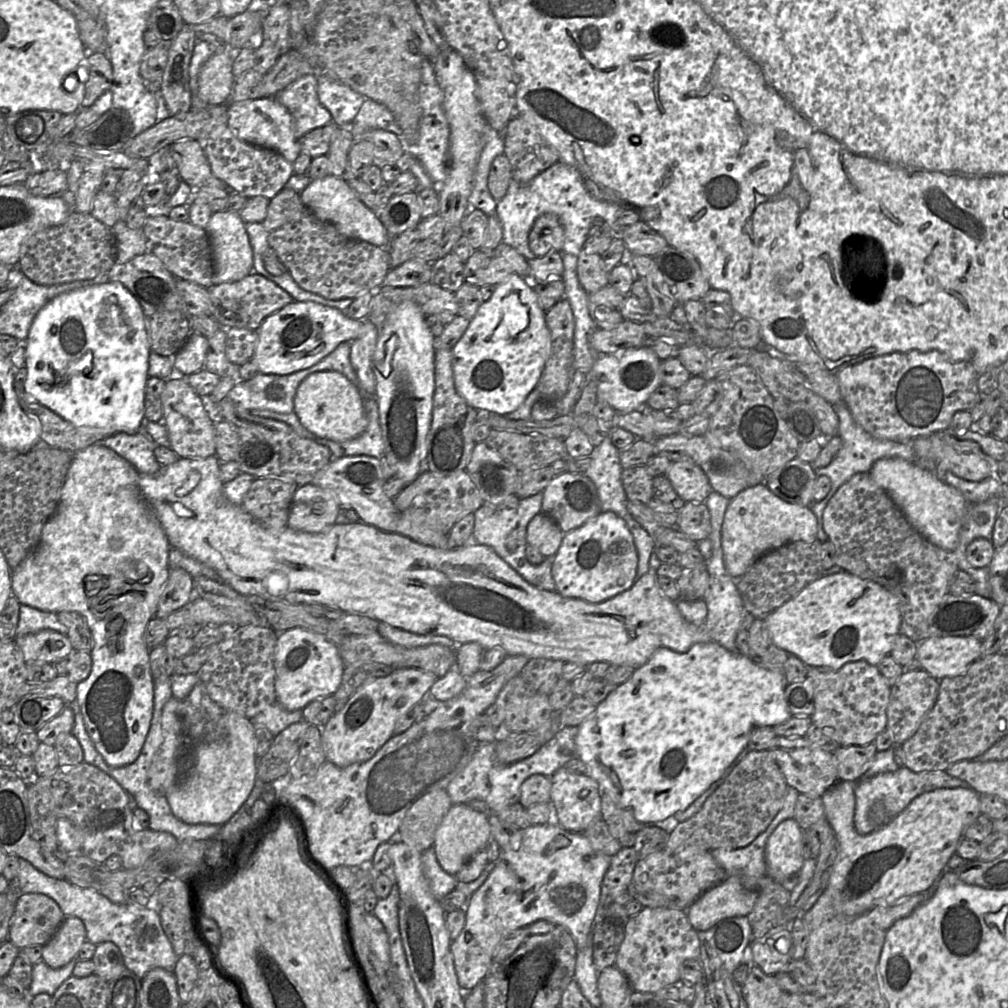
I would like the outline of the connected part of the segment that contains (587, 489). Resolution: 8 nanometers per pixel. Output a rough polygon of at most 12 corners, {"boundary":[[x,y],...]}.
{"boundary":[[564,472],[542,492],[540,513],[563,534],[600,512],[584,474]]}

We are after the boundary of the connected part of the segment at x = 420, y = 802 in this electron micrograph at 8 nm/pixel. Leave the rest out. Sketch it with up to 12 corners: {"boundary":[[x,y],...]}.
{"boundary":[[446,789],[422,795],[397,836],[423,853],[451,806]]}

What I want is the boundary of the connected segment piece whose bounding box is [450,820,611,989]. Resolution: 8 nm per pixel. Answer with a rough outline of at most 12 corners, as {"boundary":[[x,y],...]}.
{"boundary":[[553,820],[517,831],[450,943],[473,989],[536,921],[591,938],[611,856]]}

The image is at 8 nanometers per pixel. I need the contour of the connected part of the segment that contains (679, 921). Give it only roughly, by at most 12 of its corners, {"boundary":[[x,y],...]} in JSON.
{"boundary":[[644,907],[614,966],[632,991],[680,983],[699,959],[684,911]]}

